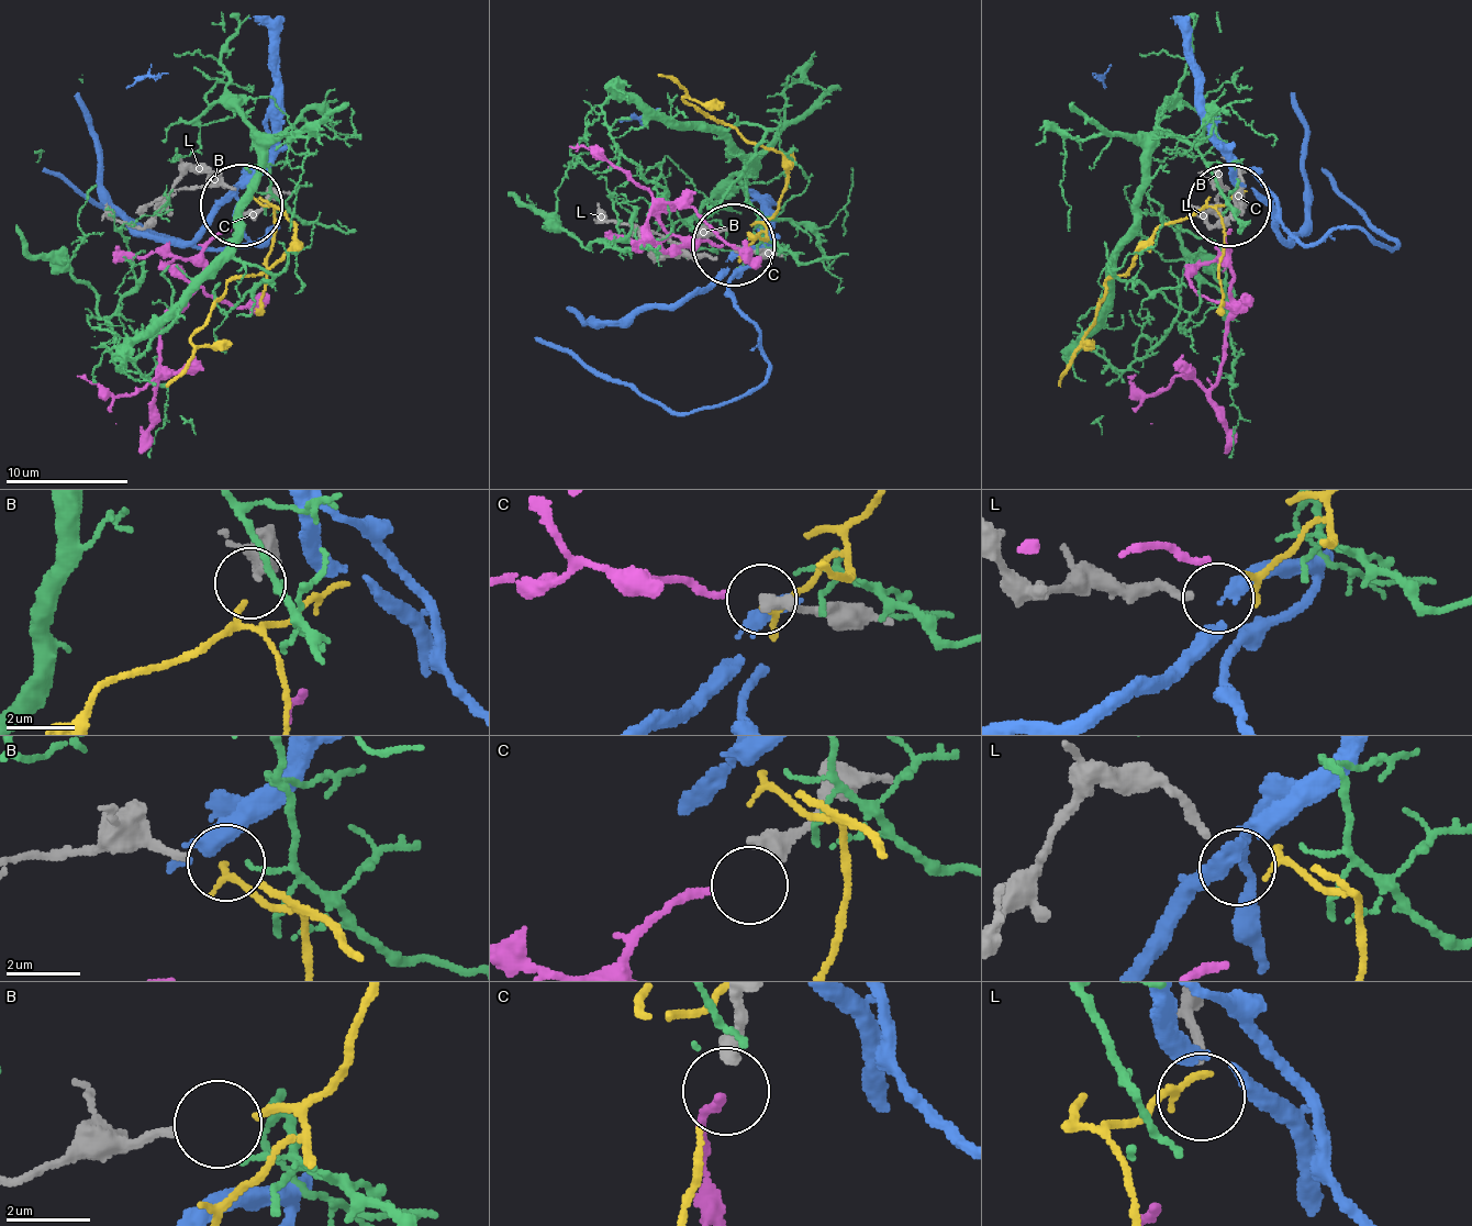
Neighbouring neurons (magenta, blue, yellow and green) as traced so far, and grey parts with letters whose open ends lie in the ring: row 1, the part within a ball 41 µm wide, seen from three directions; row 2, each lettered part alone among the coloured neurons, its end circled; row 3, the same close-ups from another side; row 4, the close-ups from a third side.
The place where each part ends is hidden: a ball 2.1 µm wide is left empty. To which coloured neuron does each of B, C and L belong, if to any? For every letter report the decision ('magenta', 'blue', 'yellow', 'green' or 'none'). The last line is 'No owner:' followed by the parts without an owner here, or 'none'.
B: yellow
C: magenta
L: none
No owner: L

